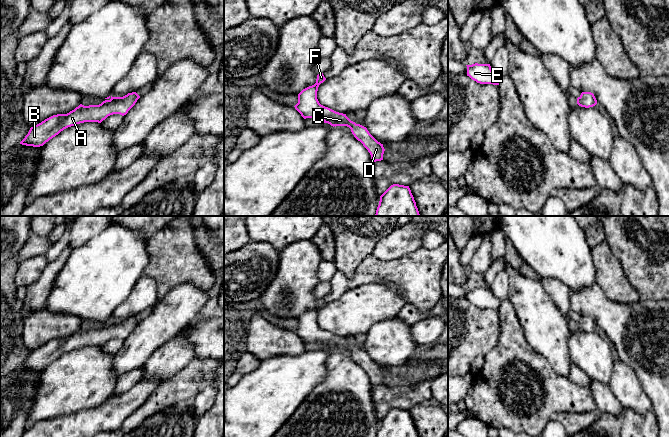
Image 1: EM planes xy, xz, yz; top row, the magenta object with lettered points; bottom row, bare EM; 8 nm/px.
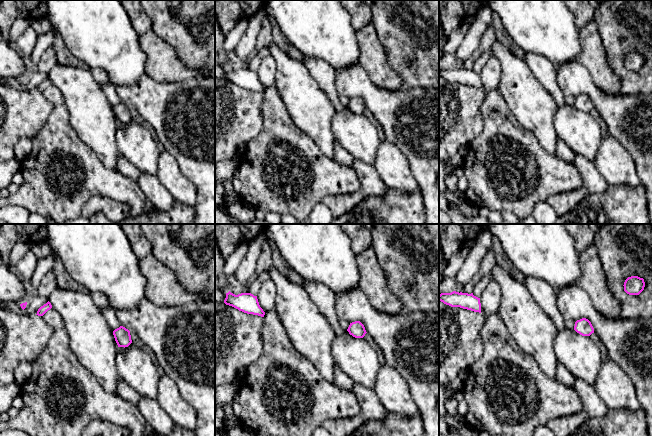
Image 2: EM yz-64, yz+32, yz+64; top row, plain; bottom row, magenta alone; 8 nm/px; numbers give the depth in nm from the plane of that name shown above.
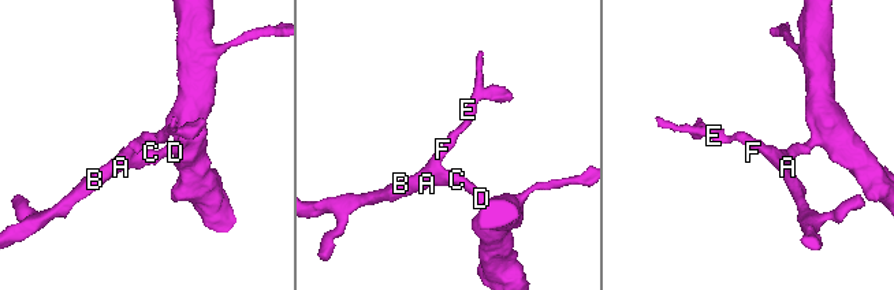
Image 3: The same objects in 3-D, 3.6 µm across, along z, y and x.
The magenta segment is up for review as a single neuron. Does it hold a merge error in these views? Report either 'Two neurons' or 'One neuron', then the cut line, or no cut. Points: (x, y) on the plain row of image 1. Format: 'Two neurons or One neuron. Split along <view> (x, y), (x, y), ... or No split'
One neuron. No split

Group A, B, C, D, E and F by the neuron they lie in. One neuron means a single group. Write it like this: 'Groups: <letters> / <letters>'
Groups: A B C D E F

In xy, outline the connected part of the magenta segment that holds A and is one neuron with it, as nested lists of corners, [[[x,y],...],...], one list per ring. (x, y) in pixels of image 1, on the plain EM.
[[[136,316],[123,321],[107,321],[99,329],[84,330],[80,328],[67,338],[53,339],[30,352],[28,358],[20,366],[22,369],[40,371],[58,359],[64,353],[84,346],[101,347],[113,338],[126,339],[140,320]]]

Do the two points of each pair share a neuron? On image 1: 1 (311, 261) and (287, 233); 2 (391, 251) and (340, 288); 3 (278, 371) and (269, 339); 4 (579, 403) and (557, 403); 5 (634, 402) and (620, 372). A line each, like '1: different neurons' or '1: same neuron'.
1: different neurons
2: different neurons
3: different neurons
4: same neuron
5: same neuron

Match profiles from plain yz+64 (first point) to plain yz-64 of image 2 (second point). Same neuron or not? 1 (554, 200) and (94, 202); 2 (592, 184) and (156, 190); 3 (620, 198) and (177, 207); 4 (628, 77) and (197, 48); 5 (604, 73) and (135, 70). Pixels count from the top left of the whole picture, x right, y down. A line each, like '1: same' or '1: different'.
1: same
2: same
3: same
4: same
5: different

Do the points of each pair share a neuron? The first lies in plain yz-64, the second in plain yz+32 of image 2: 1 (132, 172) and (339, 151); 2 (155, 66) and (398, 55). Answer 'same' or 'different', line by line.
1: same
2: different

